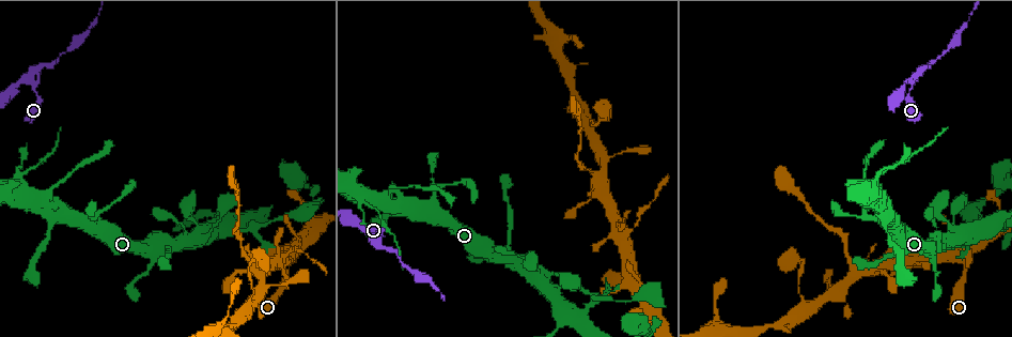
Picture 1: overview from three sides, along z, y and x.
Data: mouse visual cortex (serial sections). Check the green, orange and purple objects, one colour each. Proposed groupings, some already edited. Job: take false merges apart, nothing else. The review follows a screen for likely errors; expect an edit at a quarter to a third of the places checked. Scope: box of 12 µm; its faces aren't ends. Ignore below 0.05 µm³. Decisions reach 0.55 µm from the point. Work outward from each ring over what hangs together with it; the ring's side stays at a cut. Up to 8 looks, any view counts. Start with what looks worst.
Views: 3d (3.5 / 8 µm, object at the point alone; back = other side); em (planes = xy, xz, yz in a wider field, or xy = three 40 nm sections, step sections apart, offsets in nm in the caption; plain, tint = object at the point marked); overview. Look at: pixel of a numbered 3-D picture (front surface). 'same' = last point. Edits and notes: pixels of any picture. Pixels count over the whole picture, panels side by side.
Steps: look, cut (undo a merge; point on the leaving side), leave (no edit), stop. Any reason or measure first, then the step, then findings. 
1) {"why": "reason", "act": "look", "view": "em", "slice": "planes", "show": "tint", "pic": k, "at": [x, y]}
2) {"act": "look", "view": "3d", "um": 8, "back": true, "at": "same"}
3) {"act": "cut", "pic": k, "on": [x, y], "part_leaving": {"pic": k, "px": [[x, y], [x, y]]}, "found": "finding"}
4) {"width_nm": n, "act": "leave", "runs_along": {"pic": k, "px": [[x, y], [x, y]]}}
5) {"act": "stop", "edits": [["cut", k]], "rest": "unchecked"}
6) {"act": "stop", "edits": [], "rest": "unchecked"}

{"act": "look", "view": "em", "slice": "xy", "step": 3, "show": "tint", "pic": 1, "at": [30, 81]}

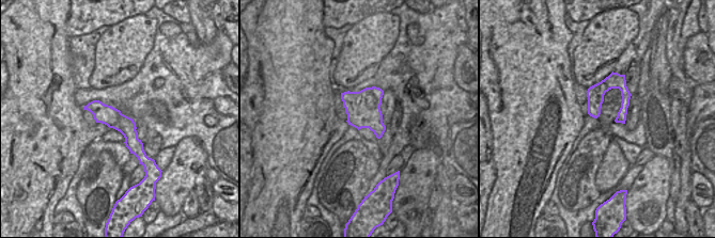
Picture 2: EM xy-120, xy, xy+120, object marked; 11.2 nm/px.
{"why": "wider look", "act": "look", "view": "3d", "um": 3.5, "at": "same"}

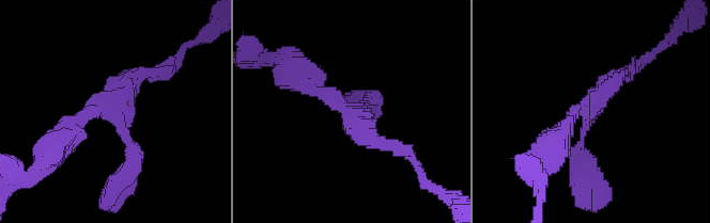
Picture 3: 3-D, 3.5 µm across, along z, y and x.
{"act": "leave", "runs_along": {"pic": 3, "px": [[581, 170], [591, 105], [624, 75]]}, "found": "one cell here"}

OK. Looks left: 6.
{"why": "three arms meet", "act": "look", "view": "3d", "um": 3.5, "pic": 1, "at": [621, 235]}

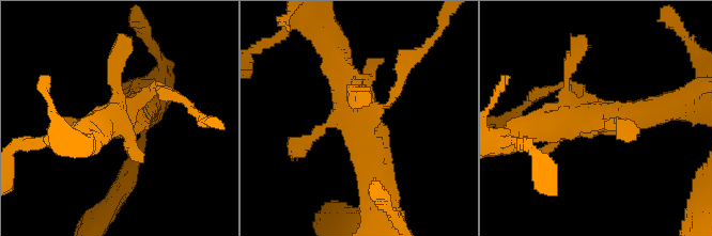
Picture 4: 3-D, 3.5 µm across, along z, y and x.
{"why": "need the tissue", "act": "look", "view": "em", "slice": "planes", "show": "tint", "pic": 4, "at": [115, 121]}

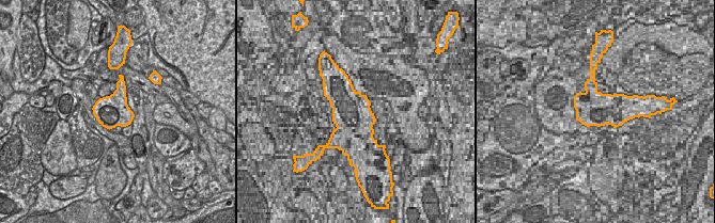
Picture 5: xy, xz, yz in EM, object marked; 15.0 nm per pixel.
{"act": "leave", "runs_along": {"pic": 4, "px": [[373, 173], [356, 96], [330, 47]]}, "found": "one cell here"}

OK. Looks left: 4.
{"why": "abrupt turn", "act": "look", "view": "3d", "um": 3.5, "back": true, "pic": 1, "at": [251, 286]}

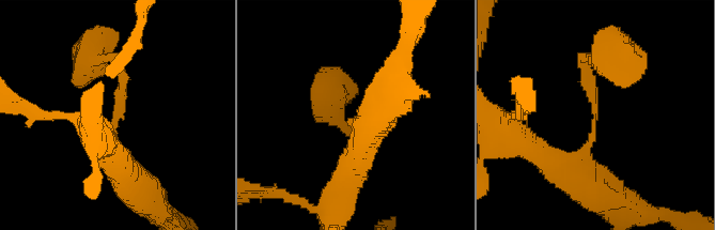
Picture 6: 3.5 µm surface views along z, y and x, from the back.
{"why": "now the EM", "act": "look", "view": "em", "slice": "xy", "step": 1, "show": "tint", "pic": 6, "at": [595, 115]}

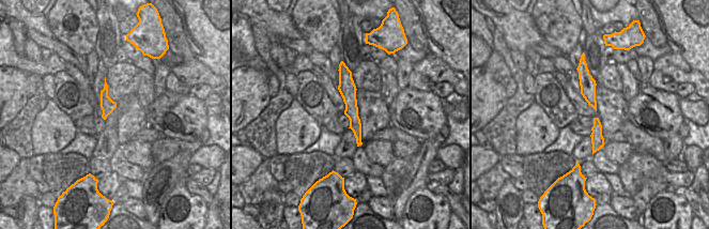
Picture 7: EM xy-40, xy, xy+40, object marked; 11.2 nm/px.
{"arm_widths_nm": [150, 450], "act": "leave", "runs_along": {"pic": 7, "px": [[341, 67], [344, 73], [358, 140]]}, "found": "one cell here"}

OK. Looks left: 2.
{"act": "stop", "edits": [], "rest": "unchecked"}

